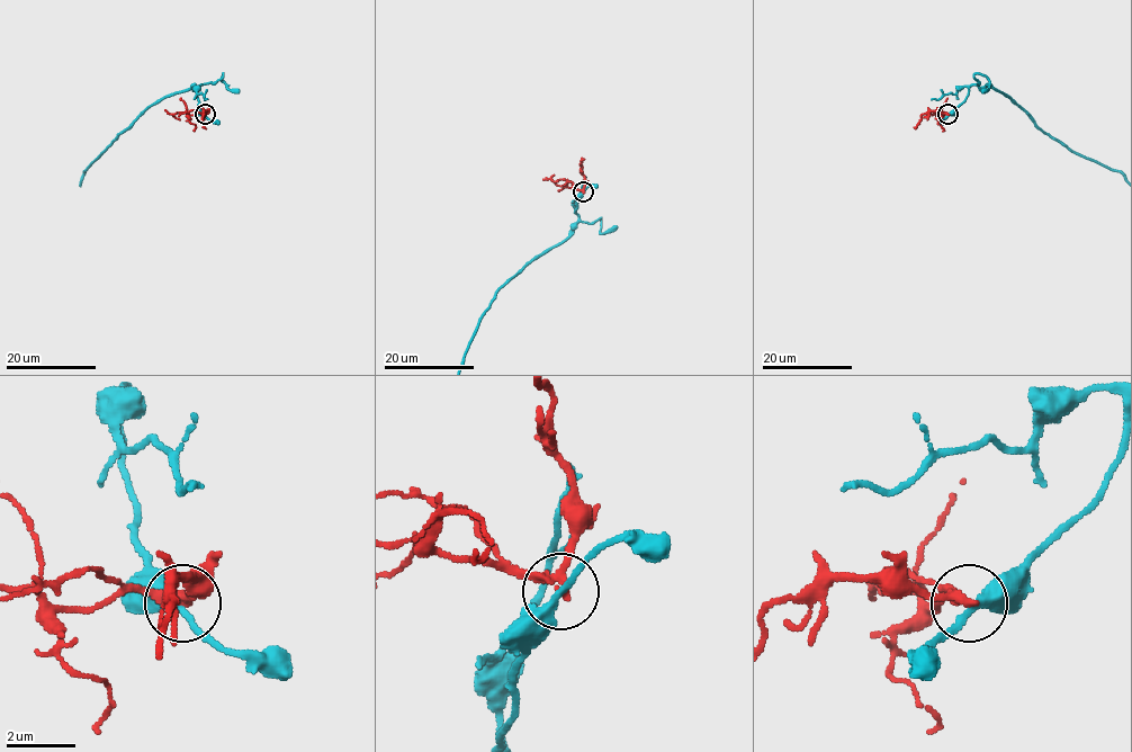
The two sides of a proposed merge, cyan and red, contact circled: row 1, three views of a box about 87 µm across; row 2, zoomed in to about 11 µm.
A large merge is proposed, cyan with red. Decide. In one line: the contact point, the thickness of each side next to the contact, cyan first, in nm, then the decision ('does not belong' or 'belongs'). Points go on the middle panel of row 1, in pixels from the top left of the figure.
at (583, 191); 260 nm thick on the cyan side, 220 nm on the other; does not belong

